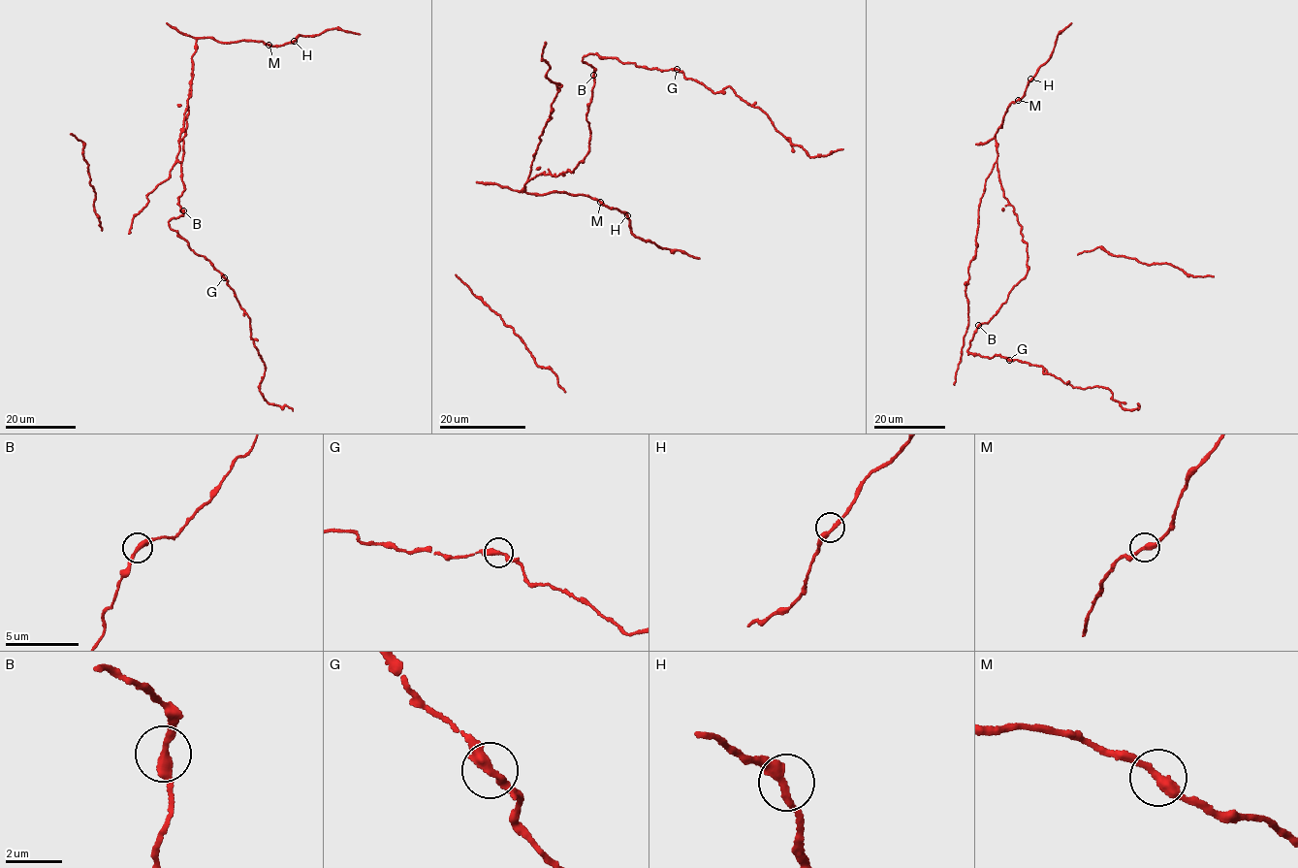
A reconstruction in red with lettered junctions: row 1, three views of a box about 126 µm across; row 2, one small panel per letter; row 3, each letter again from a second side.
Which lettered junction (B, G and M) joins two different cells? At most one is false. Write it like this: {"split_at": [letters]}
{"split_at": []}

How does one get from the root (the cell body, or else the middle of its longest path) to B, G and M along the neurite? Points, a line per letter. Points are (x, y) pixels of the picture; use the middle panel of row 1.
B: (589, 144), (590, 130), (586, 118), (592, 97), (593, 75)
G: (589, 144), (590, 130), (586, 118), (595, 73), (583, 62), (585, 55), (615, 57), (648, 69), (677, 69)
M: (589, 144), (572, 173), (544, 172), (520, 191), (563, 192), (600, 203)

